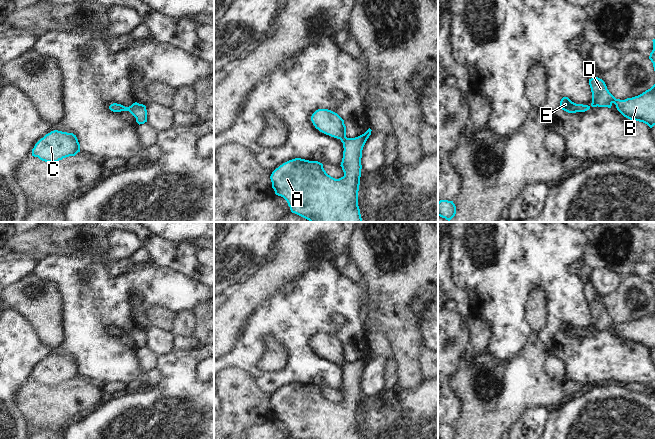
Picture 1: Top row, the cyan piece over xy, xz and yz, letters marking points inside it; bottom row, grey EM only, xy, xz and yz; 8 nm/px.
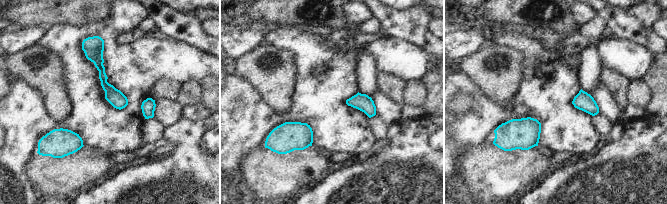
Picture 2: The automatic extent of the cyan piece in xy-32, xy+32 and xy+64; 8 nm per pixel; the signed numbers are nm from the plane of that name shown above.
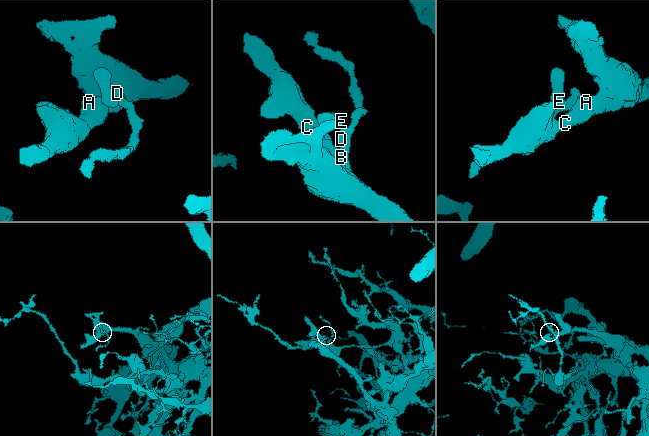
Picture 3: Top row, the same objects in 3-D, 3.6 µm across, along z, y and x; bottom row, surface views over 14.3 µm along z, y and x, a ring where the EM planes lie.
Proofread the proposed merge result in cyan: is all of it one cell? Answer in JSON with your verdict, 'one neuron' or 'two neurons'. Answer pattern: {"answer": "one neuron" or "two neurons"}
{"answer": "one neuron"}

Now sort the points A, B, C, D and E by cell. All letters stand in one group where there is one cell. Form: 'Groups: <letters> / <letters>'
Groups: A B C D E.

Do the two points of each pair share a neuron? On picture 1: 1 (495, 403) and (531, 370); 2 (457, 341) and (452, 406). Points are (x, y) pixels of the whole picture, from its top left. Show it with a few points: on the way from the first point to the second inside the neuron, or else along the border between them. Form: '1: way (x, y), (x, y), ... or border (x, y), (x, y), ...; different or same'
1: way (504, 394), (522, 379); same
2: way (448, 357), (448, 390); same

